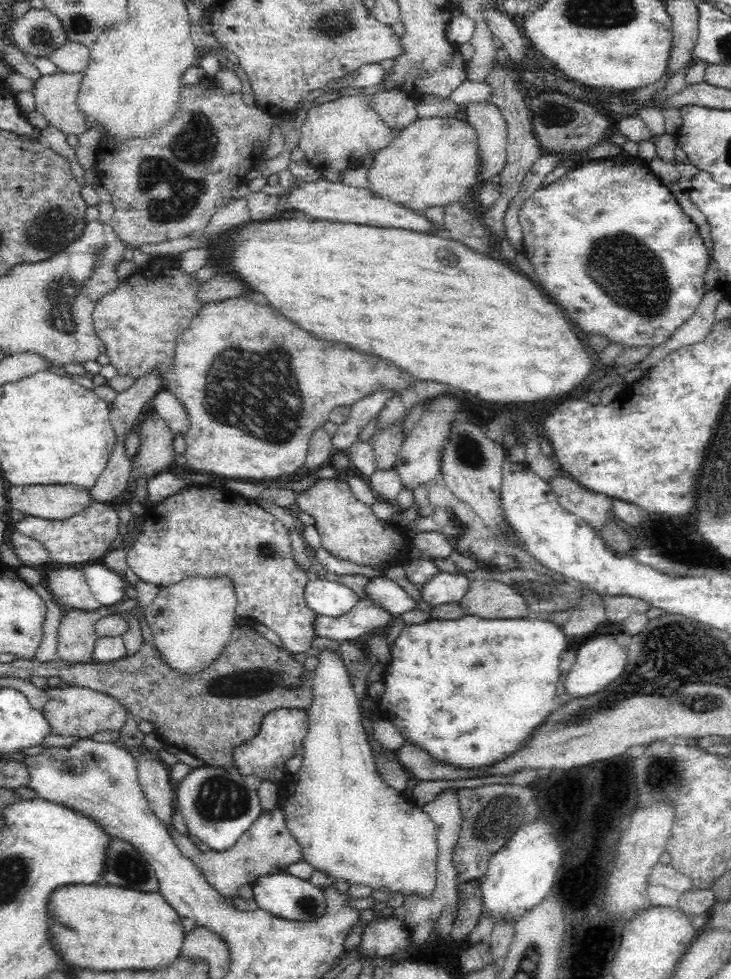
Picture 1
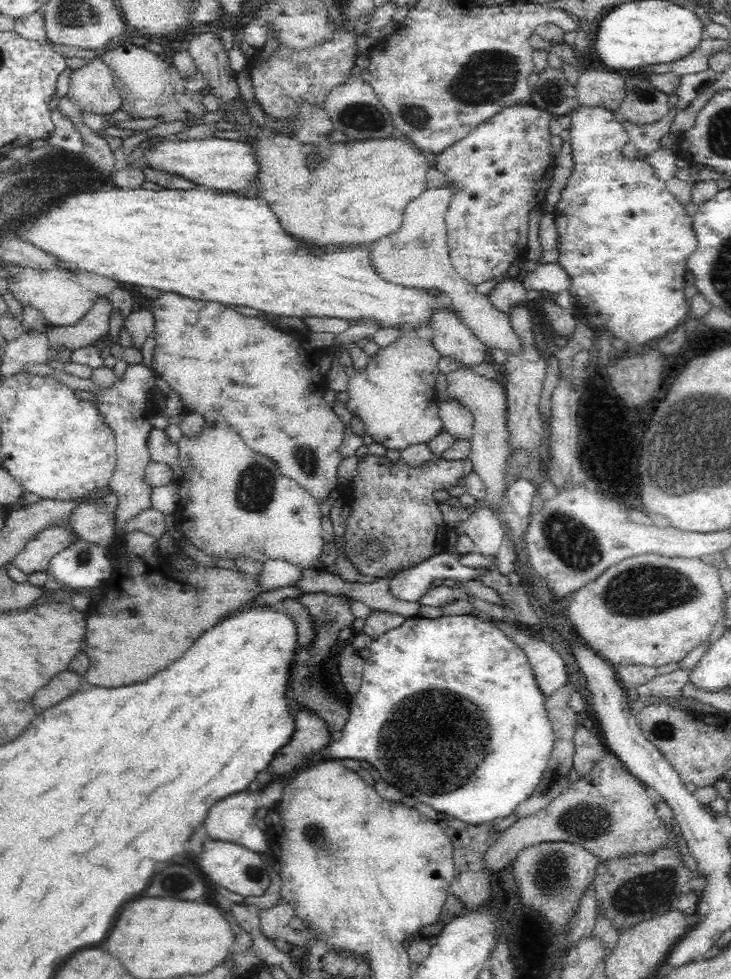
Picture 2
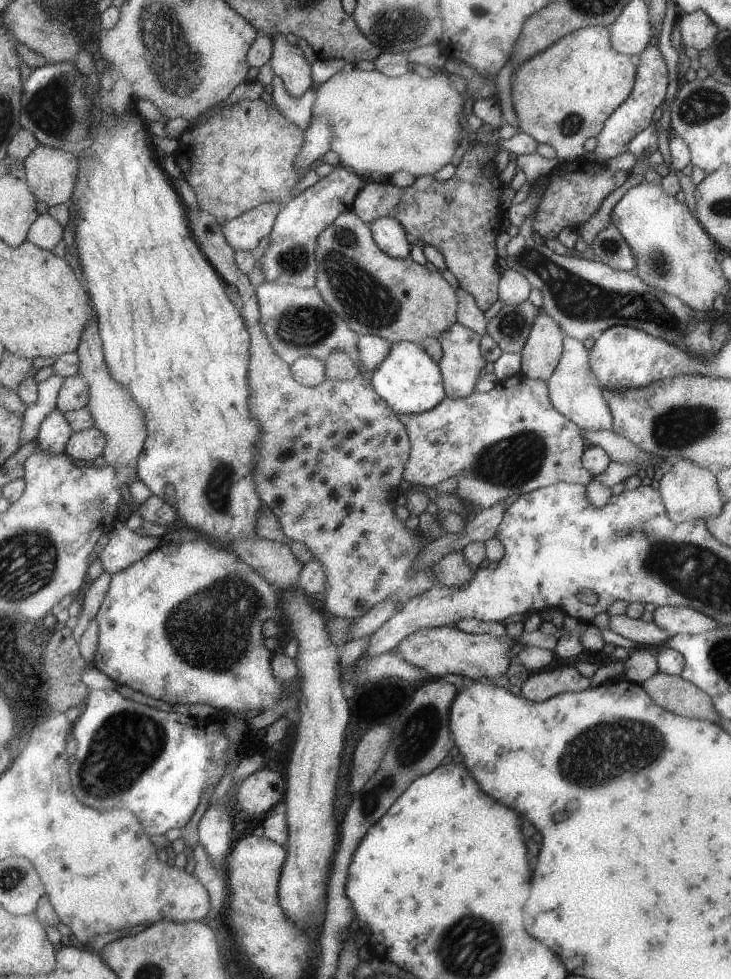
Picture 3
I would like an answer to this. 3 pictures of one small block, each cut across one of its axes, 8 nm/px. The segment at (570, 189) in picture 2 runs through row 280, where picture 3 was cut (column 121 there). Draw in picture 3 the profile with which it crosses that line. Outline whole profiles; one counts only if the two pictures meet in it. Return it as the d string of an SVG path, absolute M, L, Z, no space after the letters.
M198 535L195 540L190 540L189 542L182 542L179 544L169 543L166 545L157 546L157 548L153 549L149 554L146 554L143 558L140 558L138 561L133 562L133 564L127 565L125 570L116 572L112 575L112 583L101 605L100 611L96 616L96 619L100 624L100 641L98 646L98 651L93 662L93 665L96 666L101 672L110 676L113 680L116 680L118 684L125 684L125 686L129 686L135 690L135 692L141 692L141 694L145 694L145 696L149 696L149 698L153 698L153 700L161 700L161 702L167 702L171 706L175 704L208 704L209 706L216 708L218 710L225 710L227 712L235 712L238 710L241 713L246 713L248 710L257 710L257 712L261 713L265 711L268 707L273 707L278 703L278 701L286 694L286 690L281 683L278 683L274 676L271 676L271 671L269 670L269 666L263 666L263 636L261 636L261 625L264 620L273 618L273 614L275 614L275 608L277 608L277 598L275 598L275 590L273 590L273 585L271 585L264 577L261 577L258 573L256 573L252 568L249 568L249 565L246 565L244 561L237 560L237 556L233 554L233 551L223 550L223 546L219 546L217 542L213 542L210 540L209 546L205 546L205 542L207 542L207 537Z

